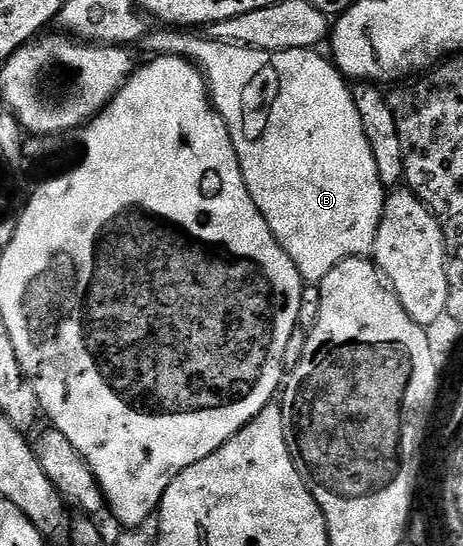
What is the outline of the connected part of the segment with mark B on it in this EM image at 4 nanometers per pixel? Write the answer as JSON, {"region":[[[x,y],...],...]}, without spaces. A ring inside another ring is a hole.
{"region":[[[153,28],[149,33],[140,38],[139,46],[145,50],[153,50],[158,55],[173,54],[176,58],[187,58],[202,74],[205,75],[209,87],[209,97],[214,108],[223,116],[223,120],[229,129],[229,135],[233,141],[235,152],[239,156],[239,168],[243,172],[243,180],[247,184],[247,192],[251,200],[255,200],[255,208],[267,220],[267,228],[275,236],[275,240],[291,256],[295,268],[299,268],[302,279],[306,283],[319,284],[343,260],[359,258],[368,255],[375,244],[377,229],[381,223],[381,213],[385,207],[387,197],[386,187],[379,180],[379,172],[375,168],[375,156],[371,152],[371,144],[367,140],[367,132],[363,132],[363,120],[359,120],[359,112],[355,108],[353,91],[350,83],[346,81],[340,70],[333,65],[328,57],[325,58],[316,49],[312,50],[253,50],[249,46],[235,46],[232,42],[217,42],[208,36],[202,36],[197,32],[186,32],[181,28]]]}

